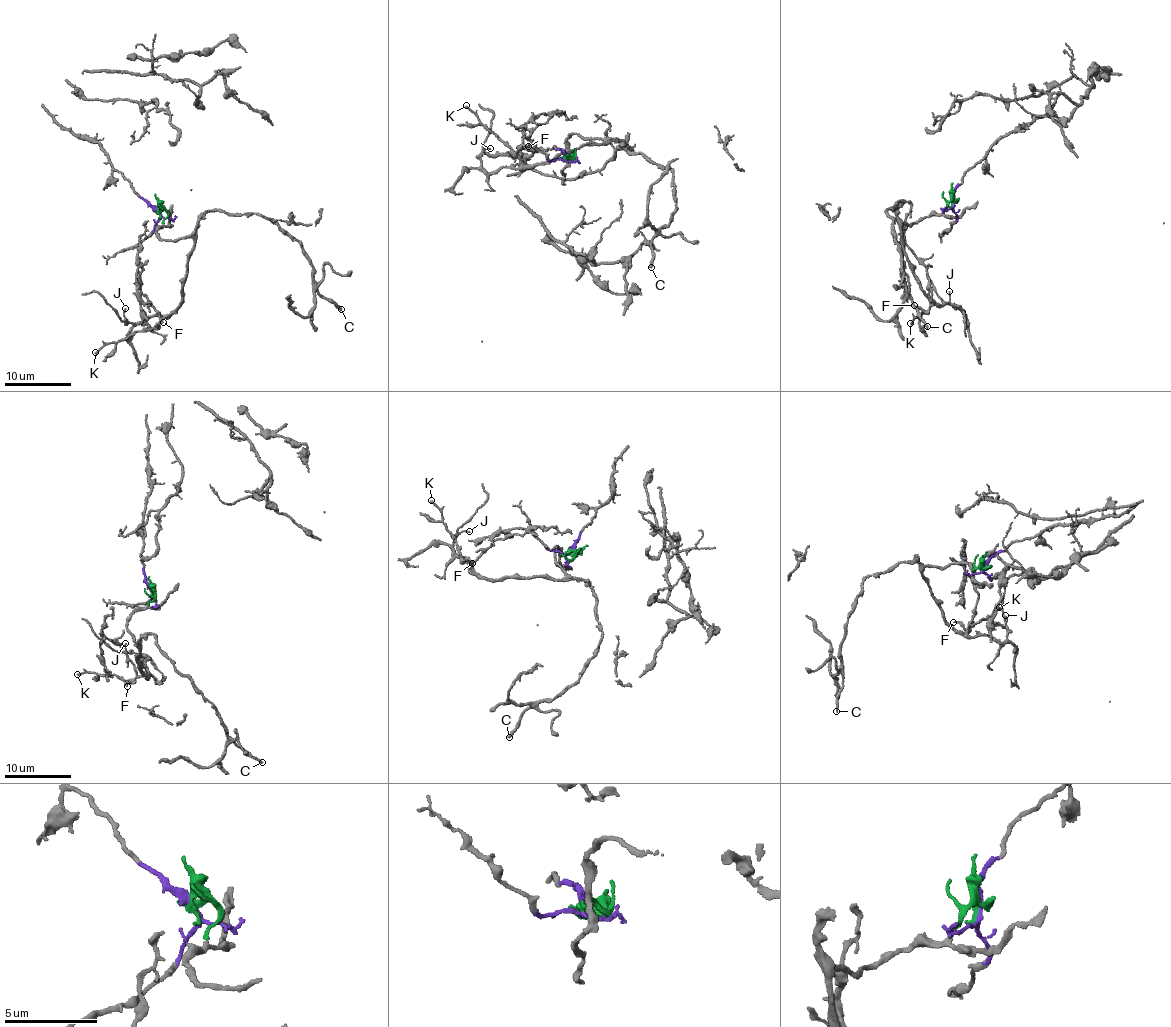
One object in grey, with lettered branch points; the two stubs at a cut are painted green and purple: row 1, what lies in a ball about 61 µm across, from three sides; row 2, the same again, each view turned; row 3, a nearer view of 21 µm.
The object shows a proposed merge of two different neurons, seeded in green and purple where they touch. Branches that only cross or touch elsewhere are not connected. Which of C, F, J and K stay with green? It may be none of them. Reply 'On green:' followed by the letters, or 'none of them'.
On green: C, F, J, K

